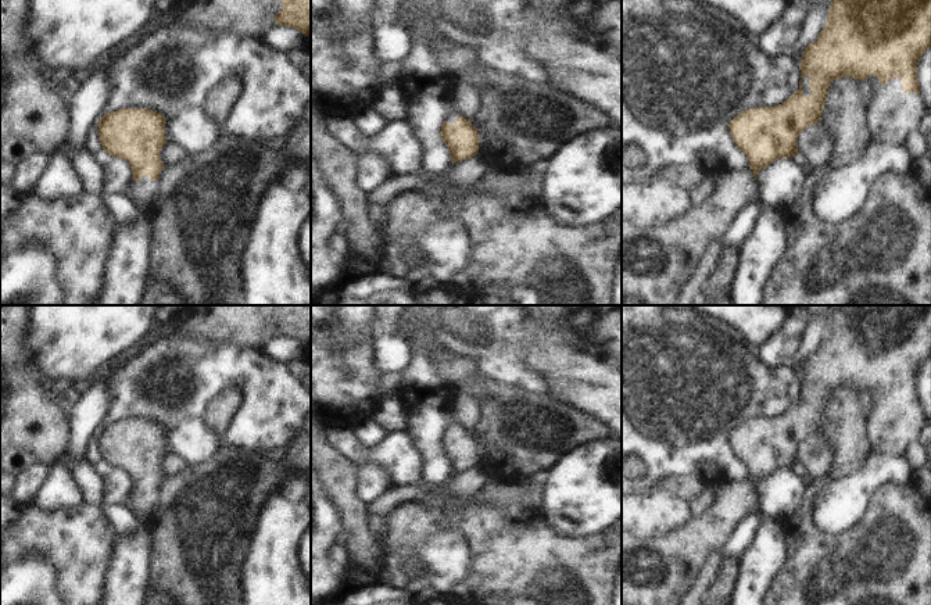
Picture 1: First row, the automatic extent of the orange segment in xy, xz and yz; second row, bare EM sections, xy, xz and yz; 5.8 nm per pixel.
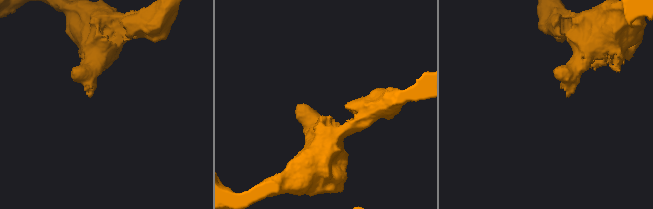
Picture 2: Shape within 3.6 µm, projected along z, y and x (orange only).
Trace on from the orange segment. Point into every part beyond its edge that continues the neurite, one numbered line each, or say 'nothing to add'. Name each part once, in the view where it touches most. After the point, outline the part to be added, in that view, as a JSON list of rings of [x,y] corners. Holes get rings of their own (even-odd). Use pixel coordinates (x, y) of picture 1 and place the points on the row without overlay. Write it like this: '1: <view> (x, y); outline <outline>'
1: xy (142, 503); outline [[[144,486],[140,491],[130,490],[121,504],[126,506],[139,522],[147,522],[148,515],[157,506],[158,500],[160,493],[151,491]]]

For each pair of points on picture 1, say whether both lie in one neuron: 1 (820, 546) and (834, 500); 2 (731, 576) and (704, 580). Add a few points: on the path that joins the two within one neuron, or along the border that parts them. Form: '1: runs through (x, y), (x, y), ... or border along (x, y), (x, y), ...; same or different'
1: border along (816, 500), (816, 526), (830, 536); different
2: border along (723, 561), (716, 582), (708, 590); different

